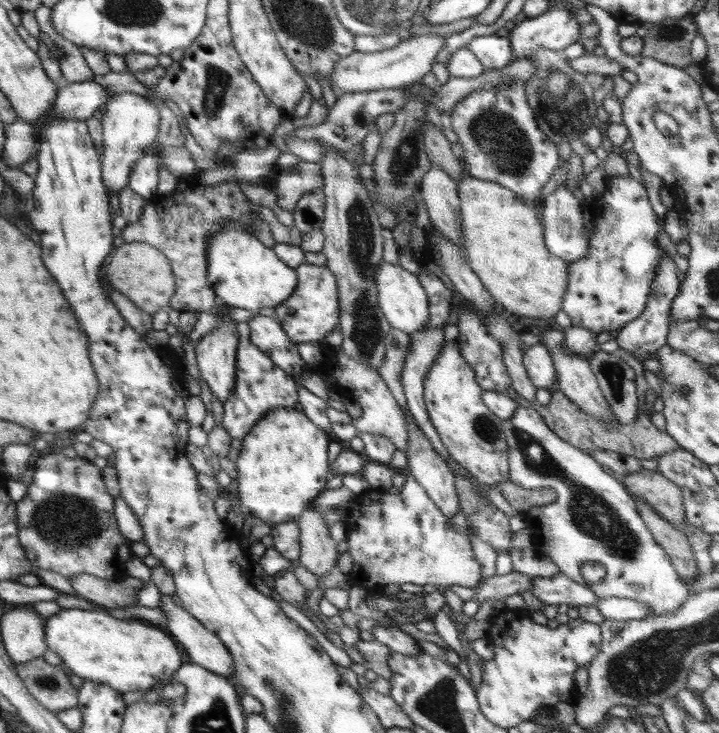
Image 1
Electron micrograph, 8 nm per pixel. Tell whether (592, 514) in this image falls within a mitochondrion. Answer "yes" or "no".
yes

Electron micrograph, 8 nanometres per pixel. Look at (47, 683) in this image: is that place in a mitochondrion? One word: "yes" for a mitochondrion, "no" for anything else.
yes

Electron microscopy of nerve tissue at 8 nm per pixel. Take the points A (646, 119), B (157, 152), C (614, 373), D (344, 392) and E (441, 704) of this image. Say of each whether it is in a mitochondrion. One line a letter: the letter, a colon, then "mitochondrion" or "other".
A: other
B: other
C: mitochondrion
D: other
E: mitochondrion

